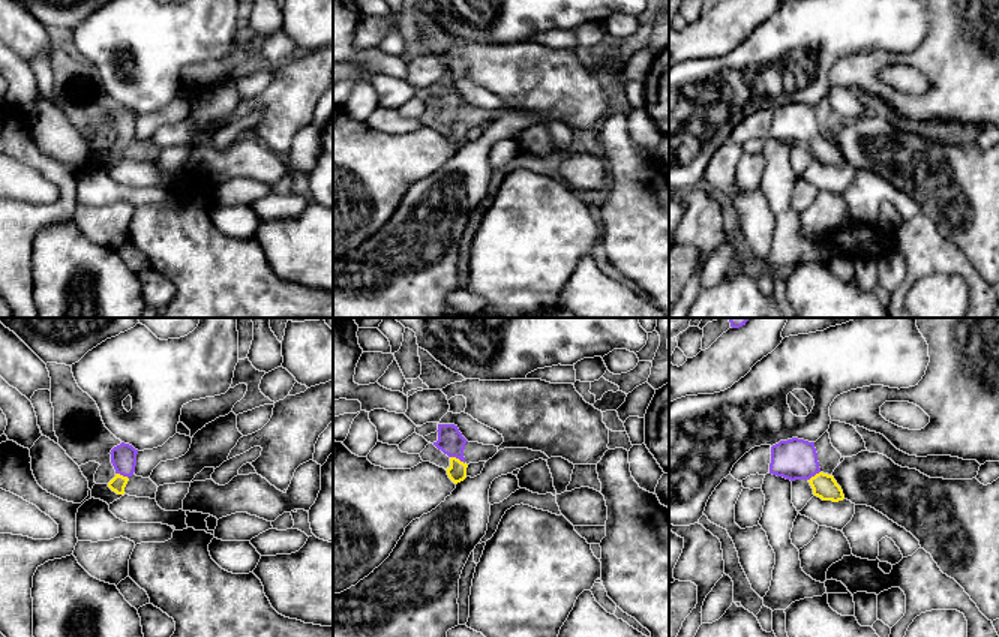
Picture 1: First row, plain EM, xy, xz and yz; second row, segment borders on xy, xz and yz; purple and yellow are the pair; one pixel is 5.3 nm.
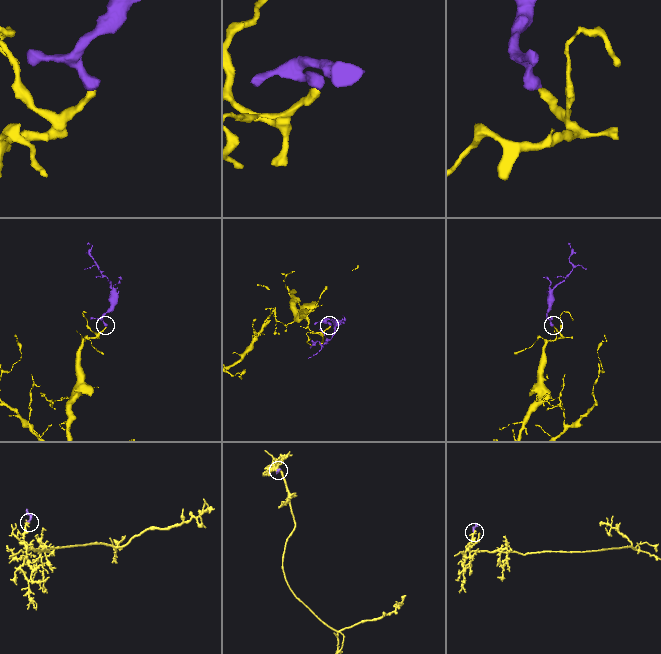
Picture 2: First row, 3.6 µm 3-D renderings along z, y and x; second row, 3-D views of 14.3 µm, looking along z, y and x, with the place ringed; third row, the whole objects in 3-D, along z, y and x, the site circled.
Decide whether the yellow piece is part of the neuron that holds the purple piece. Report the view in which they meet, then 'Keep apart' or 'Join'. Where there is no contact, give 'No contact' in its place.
Touches purple in xz. Join

